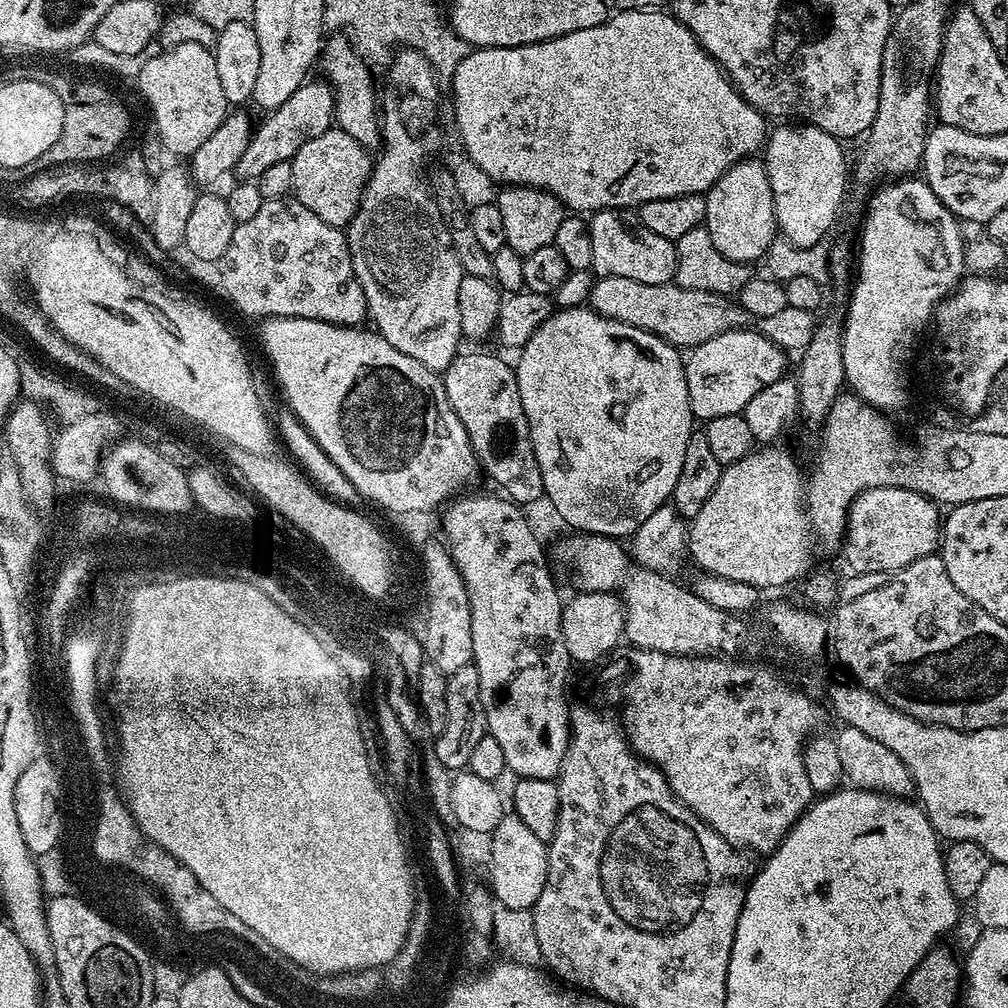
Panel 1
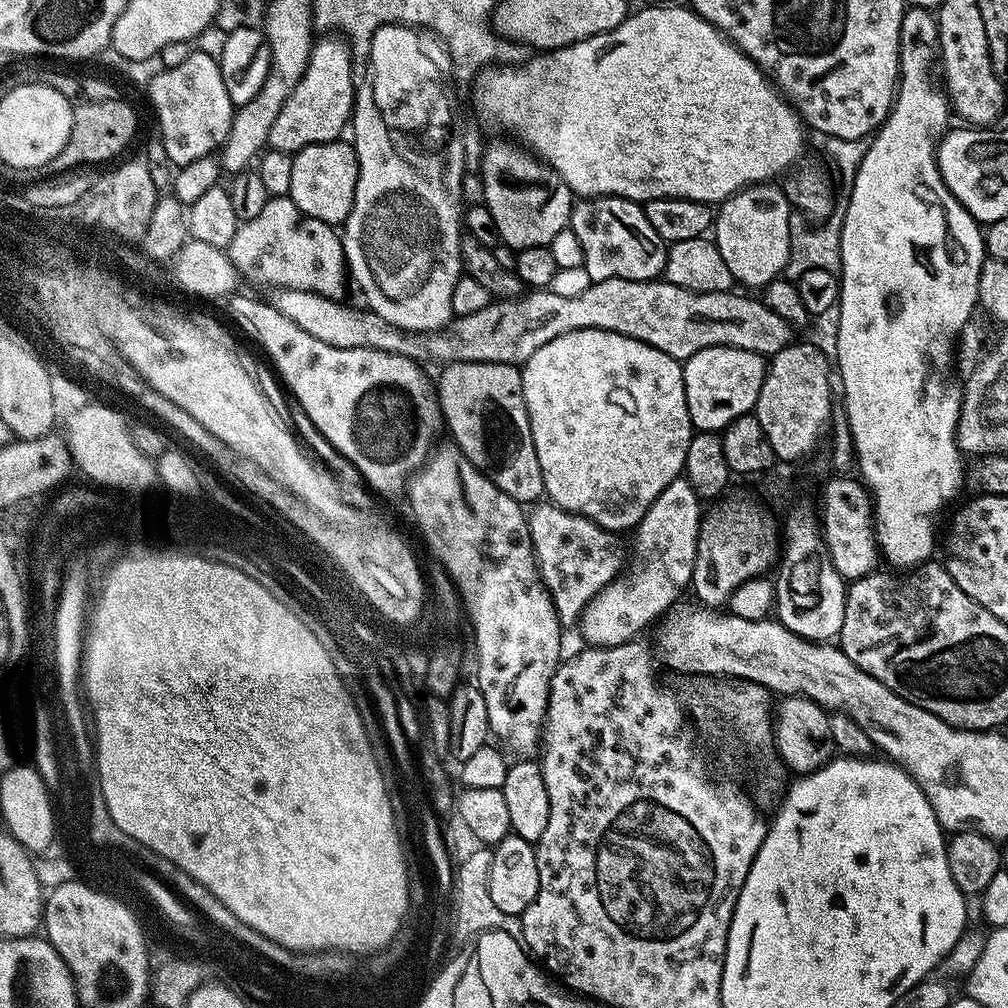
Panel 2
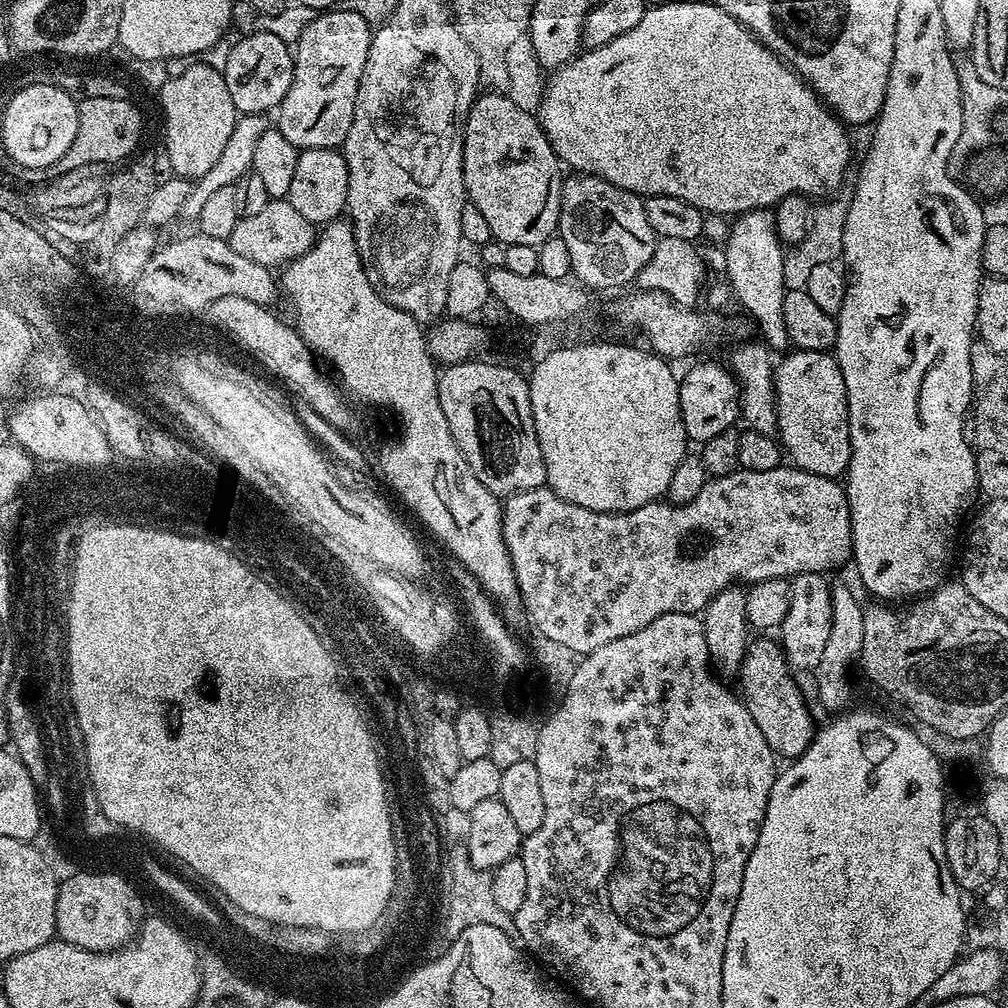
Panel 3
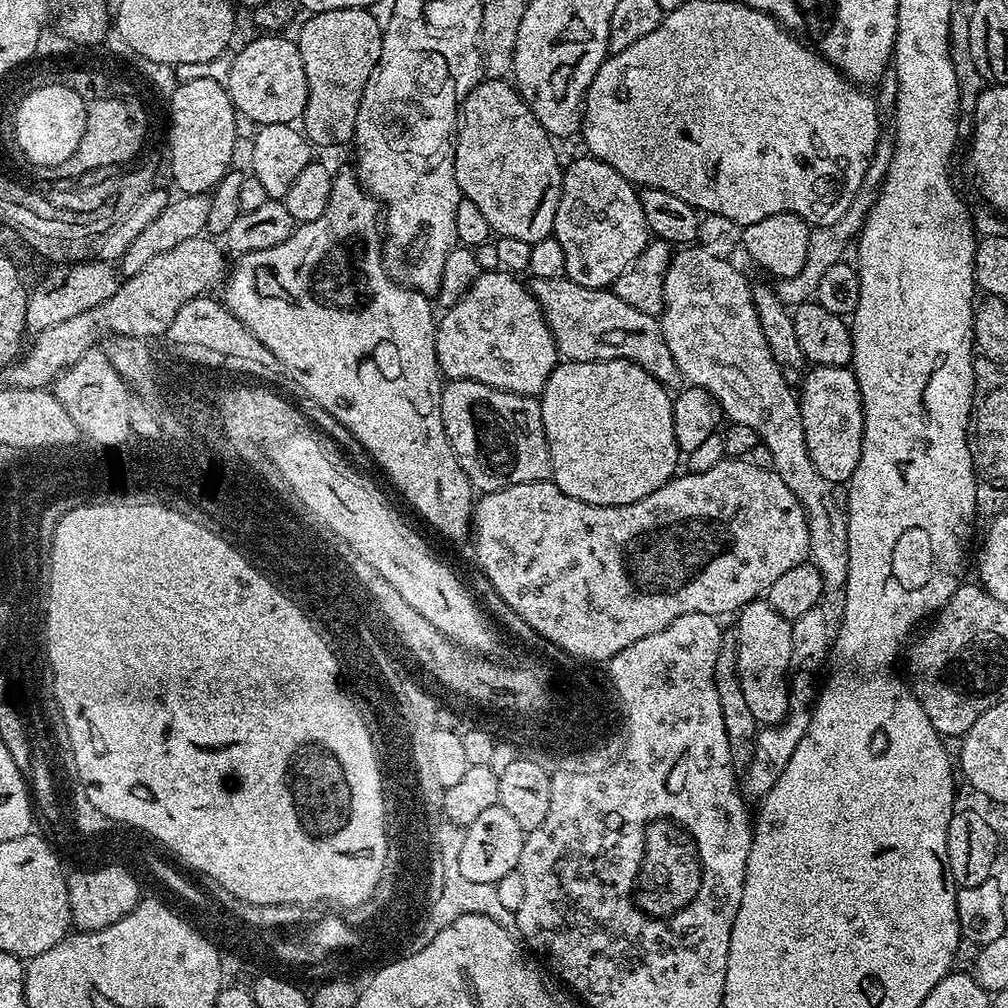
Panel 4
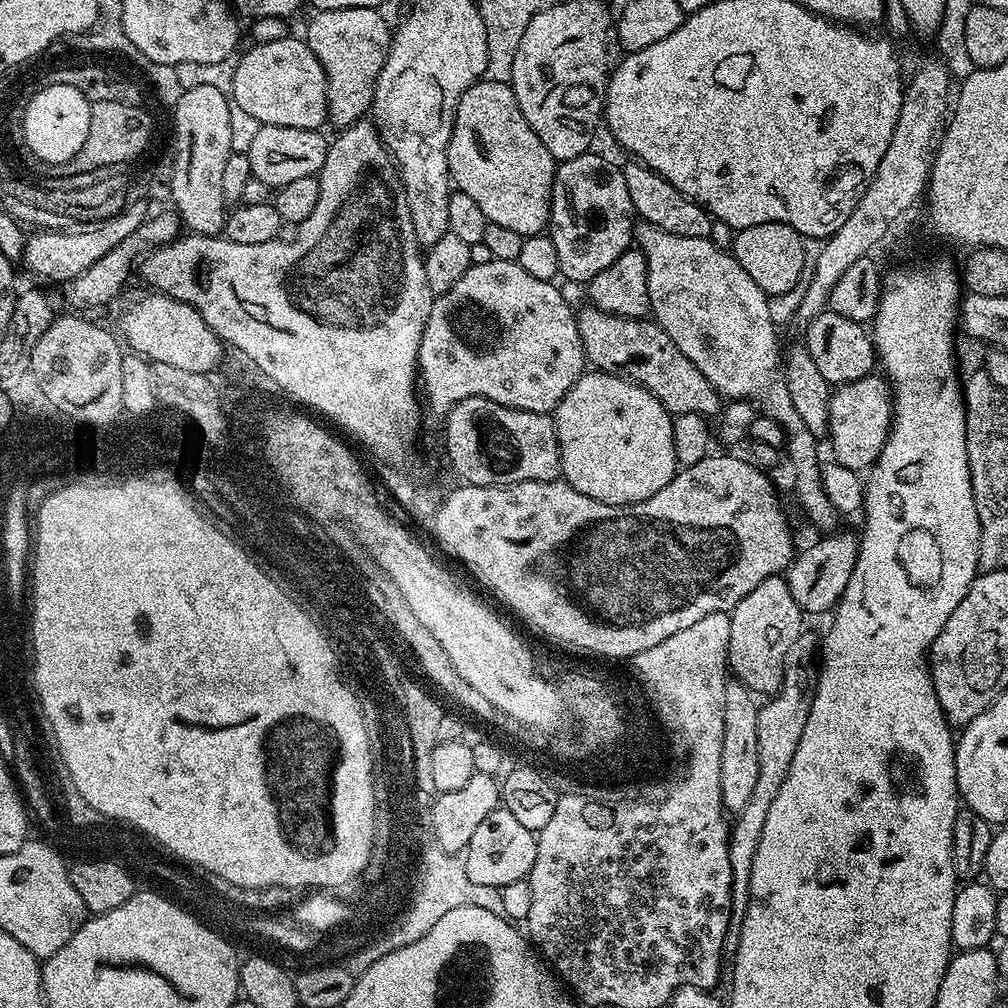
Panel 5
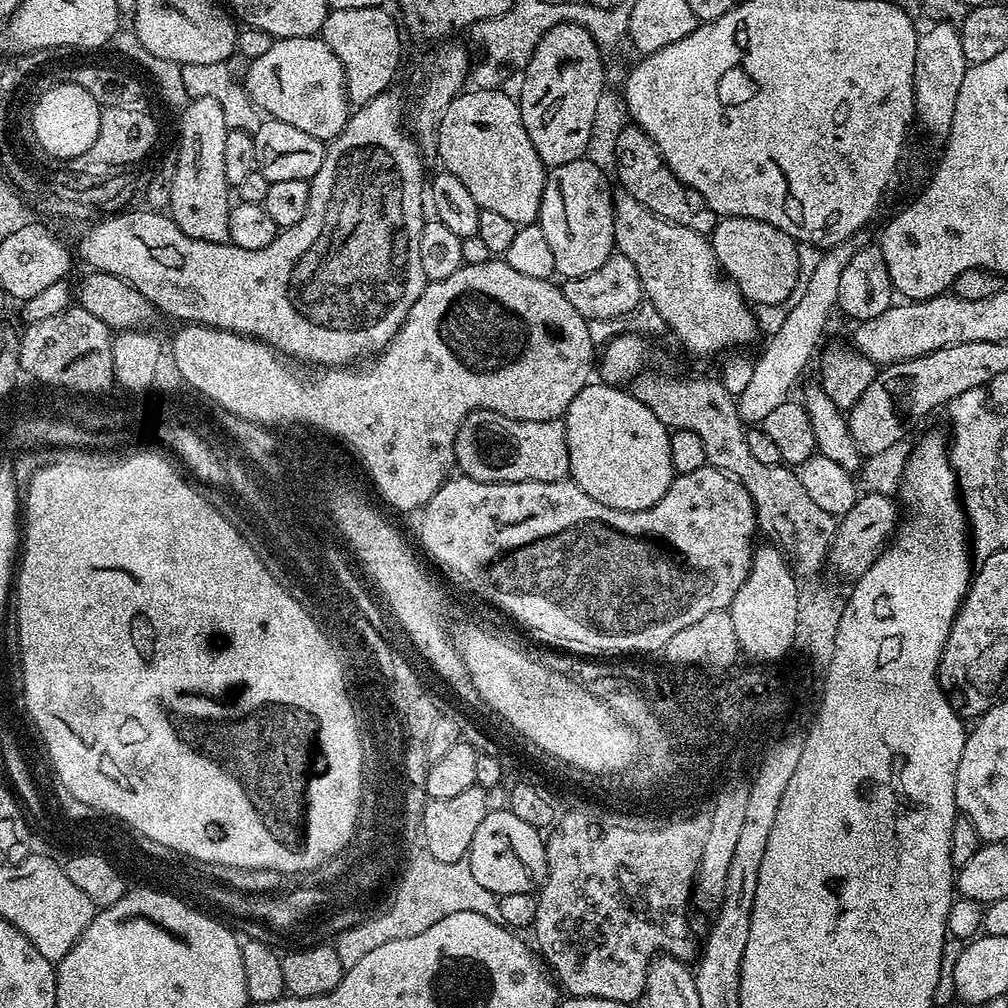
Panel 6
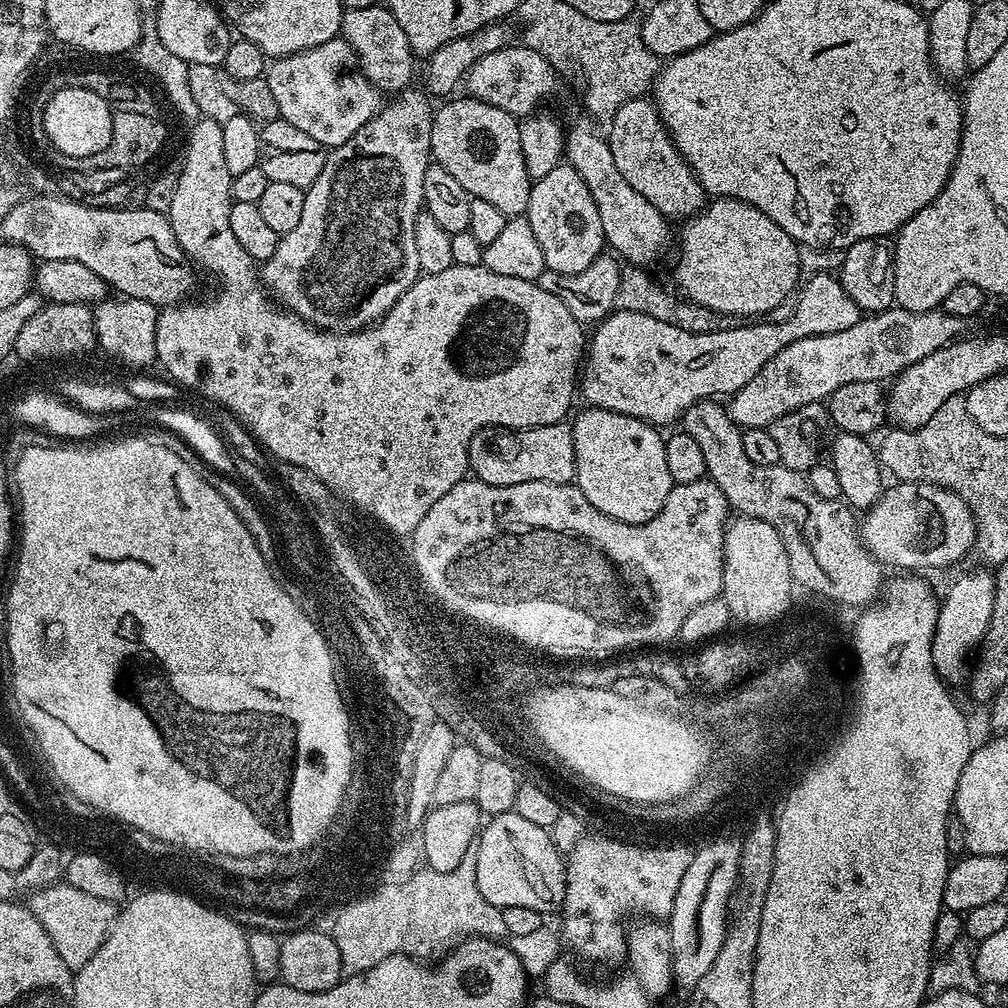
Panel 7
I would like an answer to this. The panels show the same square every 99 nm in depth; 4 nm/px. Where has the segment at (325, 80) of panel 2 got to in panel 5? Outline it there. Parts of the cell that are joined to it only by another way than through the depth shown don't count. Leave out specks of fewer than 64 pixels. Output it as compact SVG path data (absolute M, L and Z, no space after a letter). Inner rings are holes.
M343 8L317 11L308 24L306 39L310 50L322 62L328 83L328 120L343 130L371 113L374 86L392 44L393 29L374 8Z

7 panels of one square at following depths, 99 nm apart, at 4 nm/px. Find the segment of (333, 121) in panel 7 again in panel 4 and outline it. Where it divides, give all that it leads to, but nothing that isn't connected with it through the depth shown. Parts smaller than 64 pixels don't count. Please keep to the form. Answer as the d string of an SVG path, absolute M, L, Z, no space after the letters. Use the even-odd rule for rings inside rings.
M260 34L257 40L252 40L232 60L228 68L226 87L232 104L237 113L250 118L259 126L262 124L290 124L295 125L303 117L308 101L308 87L306 86L306 70L302 62L300 45L295 39L287 40L284 34Z

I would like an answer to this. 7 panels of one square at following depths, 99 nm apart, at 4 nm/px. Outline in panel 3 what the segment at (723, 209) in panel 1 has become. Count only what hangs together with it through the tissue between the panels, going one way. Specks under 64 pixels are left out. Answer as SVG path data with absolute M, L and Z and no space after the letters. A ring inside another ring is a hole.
M756 208L753 212L741 212L731 224L728 245L724 248L724 268L728 271L727 287L730 292L732 287L737 302L749 312L747 315L754 321L755 329L757 326L760 330L763 343L773 353L787 353L790 341L786 334L786 322L782 318L782 302L786 291L784 287L786 248L776 233L775 215L769 209Z

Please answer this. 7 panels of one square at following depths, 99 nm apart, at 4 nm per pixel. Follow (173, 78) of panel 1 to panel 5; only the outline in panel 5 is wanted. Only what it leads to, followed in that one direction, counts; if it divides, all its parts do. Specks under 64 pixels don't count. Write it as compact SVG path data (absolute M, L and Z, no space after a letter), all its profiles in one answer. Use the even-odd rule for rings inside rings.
M212 85L185 88L174 103L180 149L179 159L175 163L175 189L170 200L172 204L176 203L174 208L183 227L198 236L218 236L224 231L226 201L222 194L222 174L226 158L233 153L230 146L232 108L225 92Z

